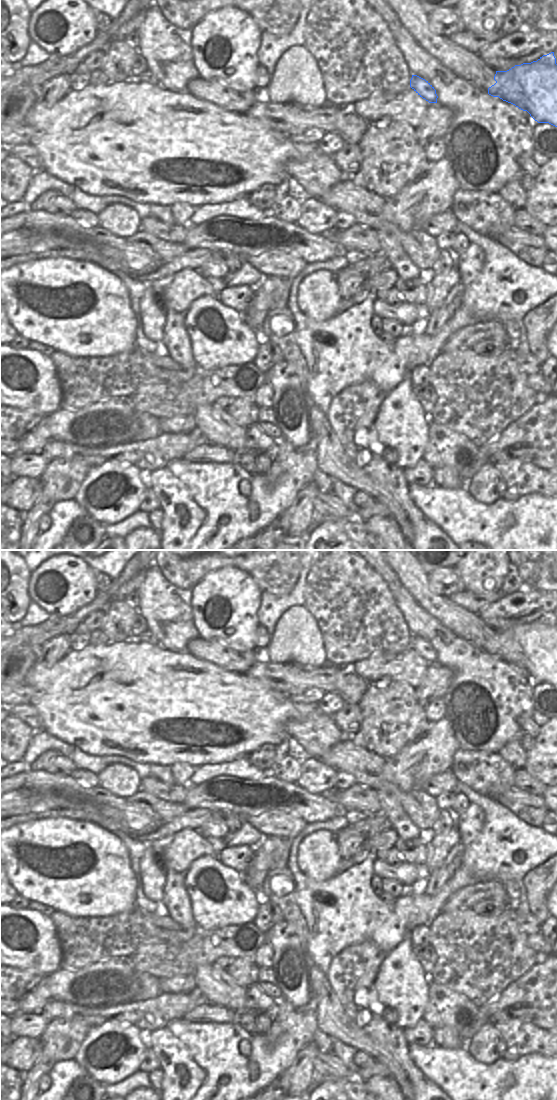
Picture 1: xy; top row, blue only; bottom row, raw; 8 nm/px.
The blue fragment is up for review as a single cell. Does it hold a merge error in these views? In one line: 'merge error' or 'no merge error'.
no merge error

